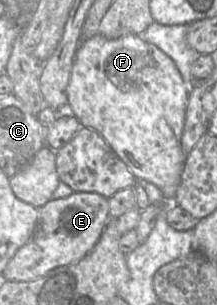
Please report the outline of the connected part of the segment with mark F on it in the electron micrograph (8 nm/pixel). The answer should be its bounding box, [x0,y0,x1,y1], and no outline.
[67,34,189,204]

